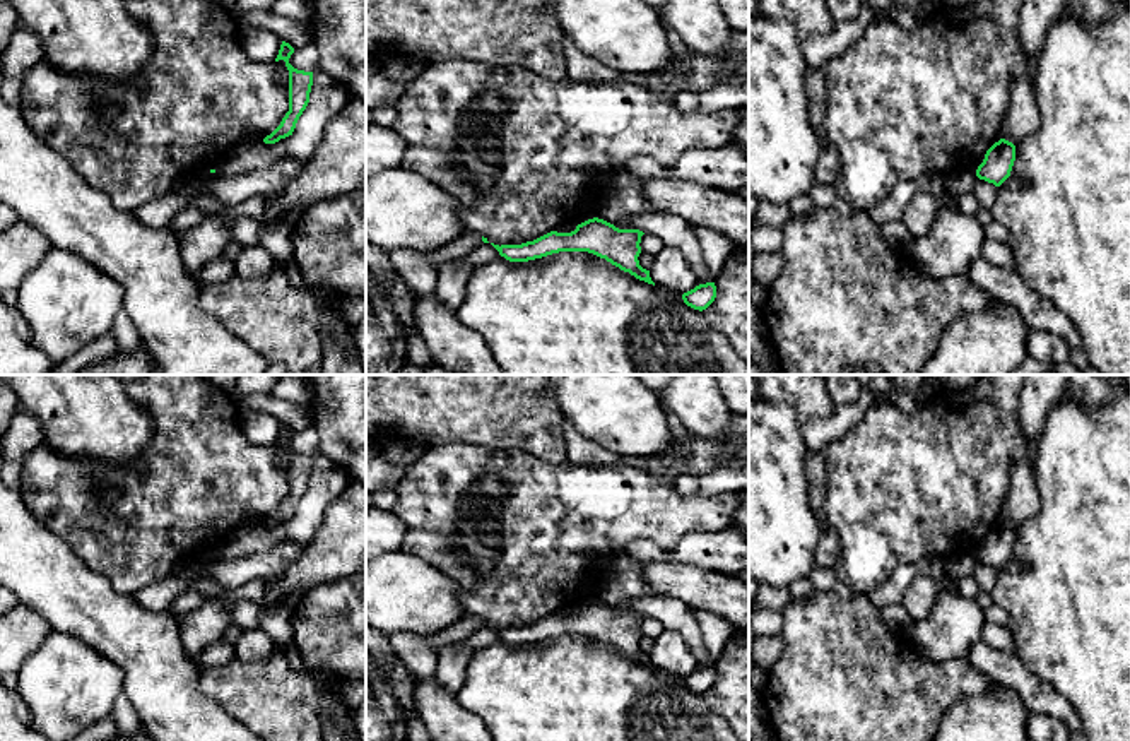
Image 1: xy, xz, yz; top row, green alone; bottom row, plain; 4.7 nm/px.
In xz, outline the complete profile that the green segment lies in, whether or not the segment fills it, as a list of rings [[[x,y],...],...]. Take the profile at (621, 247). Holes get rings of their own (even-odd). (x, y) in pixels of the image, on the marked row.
[[[593,217],[578,224],[571,233],[550,231],[521,245],[491,245],[509,262],[528,262],[559,252],[588,252],[655,286],[650,270],[643,269],[638,260],[643,234],[639,229],[619,229],[603,219]]]

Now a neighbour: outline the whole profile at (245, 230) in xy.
[[[250,216],[236,217],[229,221],[229,228],[232,241],[243,246],[258,245],[262,224],[256,219]]]

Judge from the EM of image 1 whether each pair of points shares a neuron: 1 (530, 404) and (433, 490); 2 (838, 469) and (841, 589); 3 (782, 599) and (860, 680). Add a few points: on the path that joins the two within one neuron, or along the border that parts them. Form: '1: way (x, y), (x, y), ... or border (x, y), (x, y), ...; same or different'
1: border (441, 445), (479, 444), (522, 452); different
2: border (840, 575), (853, 592); different
3: border (792, 598), (782, 611); different

